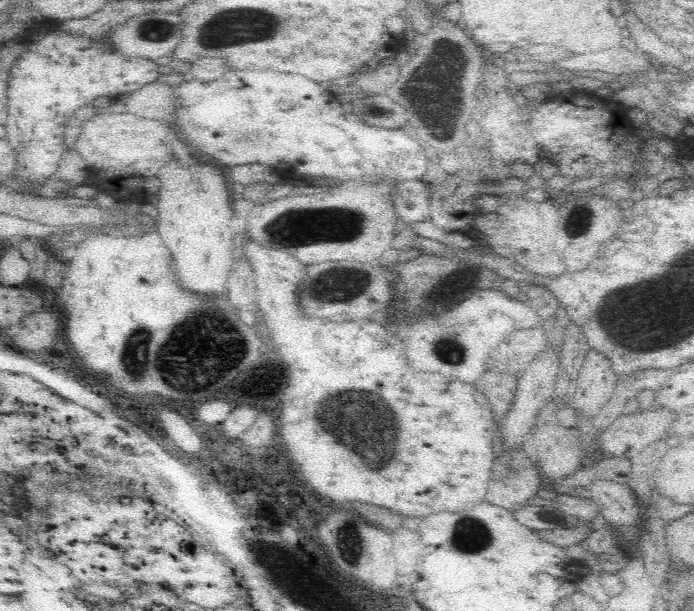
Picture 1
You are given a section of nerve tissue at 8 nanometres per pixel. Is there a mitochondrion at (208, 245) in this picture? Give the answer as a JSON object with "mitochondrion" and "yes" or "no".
{"mitochondrion":"no"}

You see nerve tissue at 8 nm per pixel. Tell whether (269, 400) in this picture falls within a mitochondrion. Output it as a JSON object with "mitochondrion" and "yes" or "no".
{"mitochondrion":"no"}

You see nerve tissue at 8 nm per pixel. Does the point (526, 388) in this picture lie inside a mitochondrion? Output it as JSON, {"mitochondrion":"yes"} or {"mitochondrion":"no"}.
{"mitochondrion":"no"}

